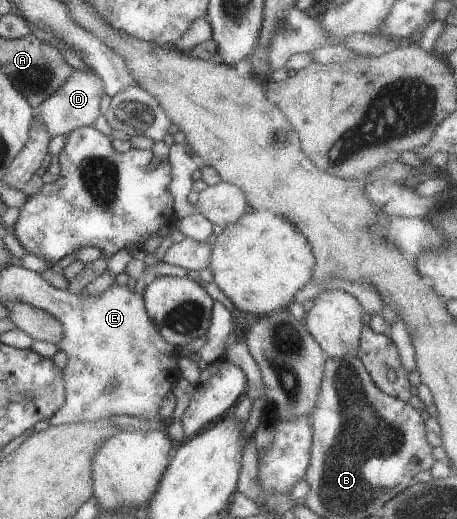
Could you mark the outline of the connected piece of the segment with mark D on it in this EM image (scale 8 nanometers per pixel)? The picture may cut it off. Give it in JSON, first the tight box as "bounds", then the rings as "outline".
{"bounds":[33,68,103,136],"outline":[[[87,68],[73,69],[67,79],[39,105],[33,108],[34,116],[52,136],[68,134],[81,126],[91,126],[99,113],[99,99],[103,97],[102,79]]]}

